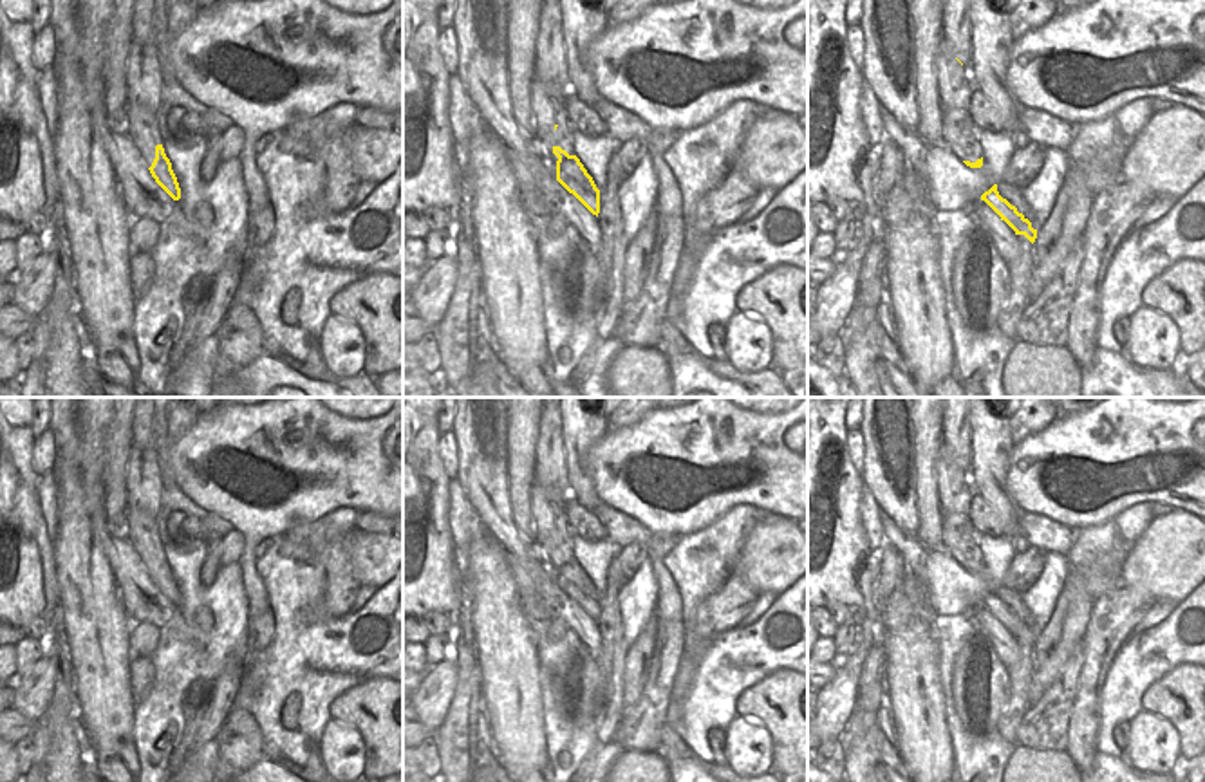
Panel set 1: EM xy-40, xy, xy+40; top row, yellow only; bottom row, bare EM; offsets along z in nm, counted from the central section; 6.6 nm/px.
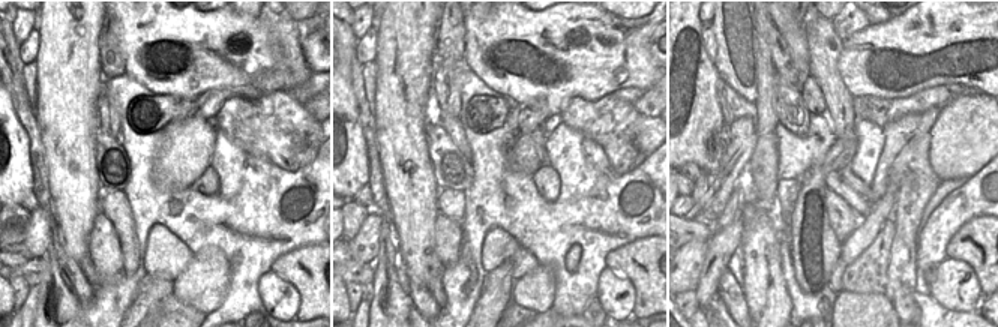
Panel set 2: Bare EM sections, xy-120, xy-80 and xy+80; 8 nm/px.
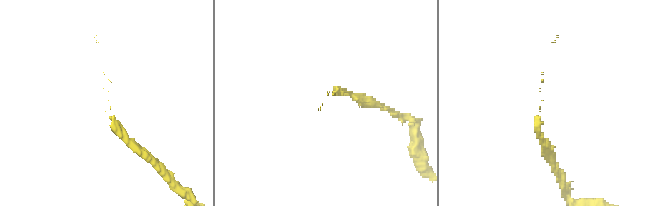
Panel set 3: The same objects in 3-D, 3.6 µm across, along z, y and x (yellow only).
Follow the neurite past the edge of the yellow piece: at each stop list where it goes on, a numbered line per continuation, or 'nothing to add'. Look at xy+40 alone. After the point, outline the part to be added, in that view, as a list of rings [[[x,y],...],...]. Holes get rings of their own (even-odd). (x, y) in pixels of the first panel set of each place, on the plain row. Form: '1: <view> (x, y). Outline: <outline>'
1: xy+40 (954, 492). Outline: [[[943,444],[938,452],[936,471],[938,502],[943,517],[954,513],[968,515],[974,488],[968,480],[968,473],[956,464]]]

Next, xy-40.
nothing to add.

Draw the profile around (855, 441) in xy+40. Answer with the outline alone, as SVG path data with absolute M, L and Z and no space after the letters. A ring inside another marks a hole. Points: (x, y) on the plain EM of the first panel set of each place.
M858 428L849 430L845 442L849 446L851 461L855 464L856 471L862 475L864 459L865 459L865 444L864 444L864 437L862 437L860 430Z

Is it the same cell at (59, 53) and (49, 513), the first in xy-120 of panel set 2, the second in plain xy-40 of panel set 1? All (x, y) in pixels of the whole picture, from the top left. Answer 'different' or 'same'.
different

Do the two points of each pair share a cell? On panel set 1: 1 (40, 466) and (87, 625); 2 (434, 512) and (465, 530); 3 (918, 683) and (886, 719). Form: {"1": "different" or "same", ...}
{"1": "different", "2": "different", "3": "different"}

